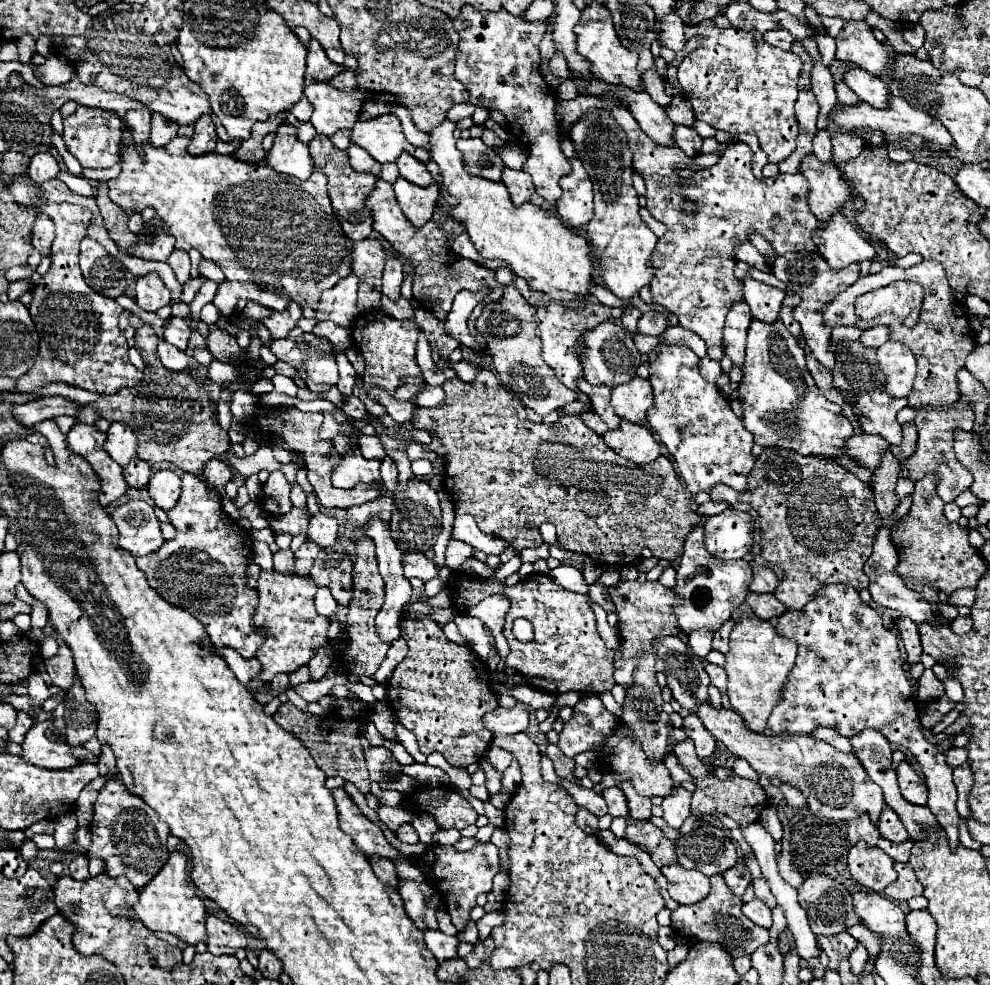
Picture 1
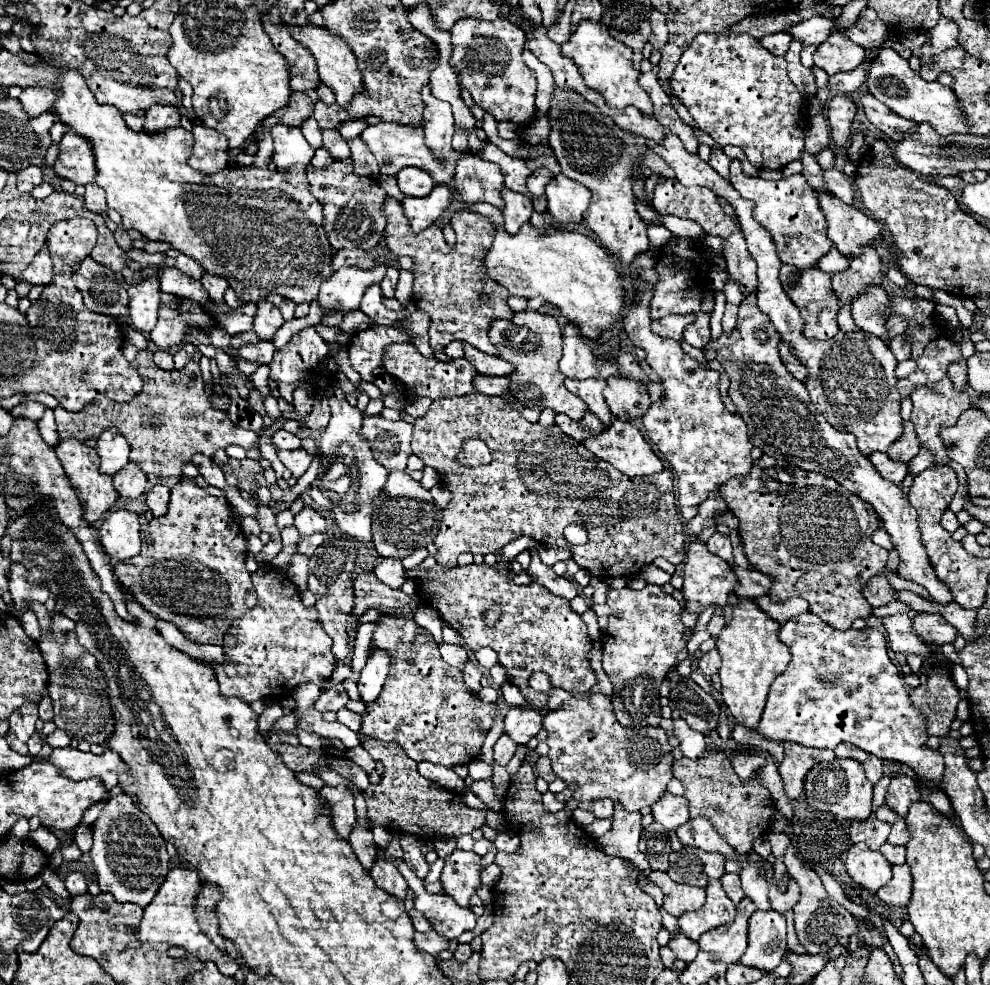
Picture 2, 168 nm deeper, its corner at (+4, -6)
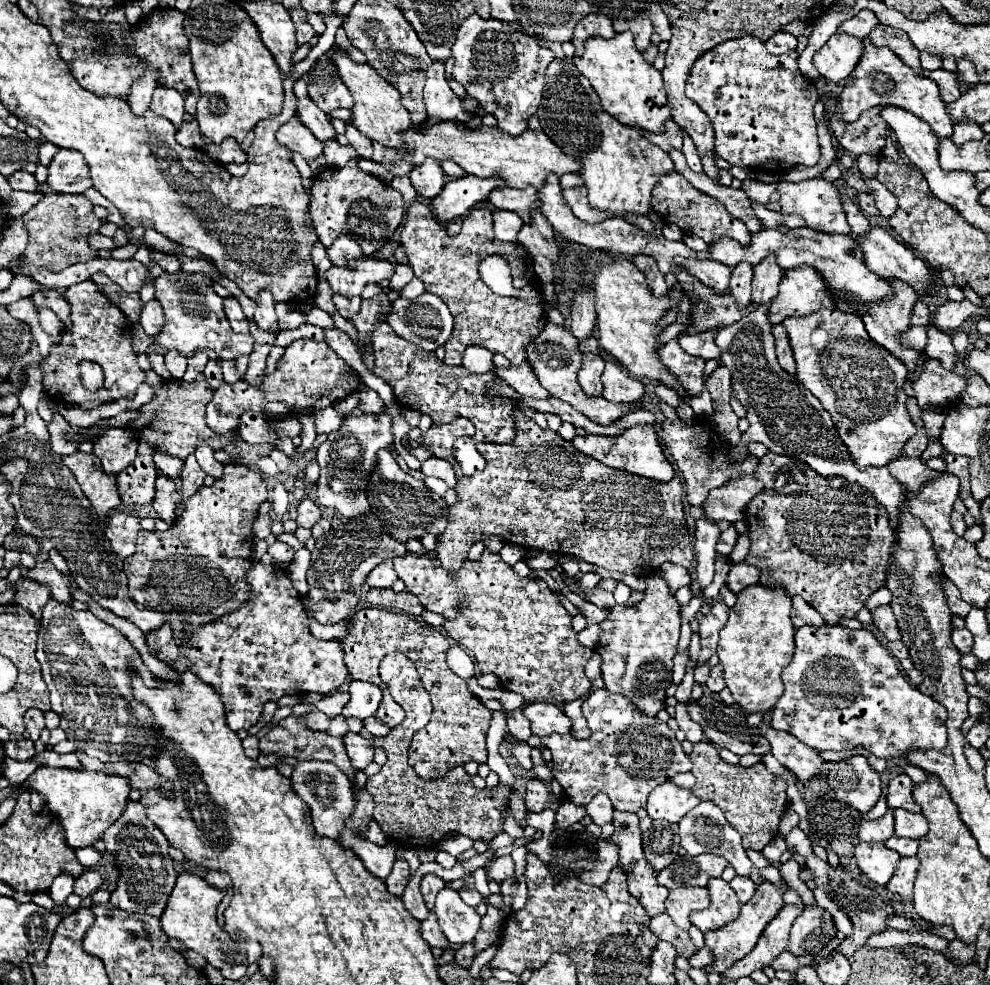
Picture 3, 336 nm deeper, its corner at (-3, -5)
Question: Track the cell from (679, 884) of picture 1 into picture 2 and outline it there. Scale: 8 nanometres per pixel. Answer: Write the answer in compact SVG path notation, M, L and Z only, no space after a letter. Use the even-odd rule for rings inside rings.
M650 872L650 880L662 888L664 908L674 916L680 916L682 912L688 910L700 910L706 900L704 888L694 888L688 884L674 882L666 872Z

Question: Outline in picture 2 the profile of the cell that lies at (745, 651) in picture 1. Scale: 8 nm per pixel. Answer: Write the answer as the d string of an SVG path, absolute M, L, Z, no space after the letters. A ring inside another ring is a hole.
M744 600L734 606L730 624L718 636L718 652L722 656L720 680L722 680L722 700L730 714L746 728L756 728L766 704L766 694L770 684L778 674L782 674L790 664L790 650L778 640L778 628L768 614L760 612L752 600Z

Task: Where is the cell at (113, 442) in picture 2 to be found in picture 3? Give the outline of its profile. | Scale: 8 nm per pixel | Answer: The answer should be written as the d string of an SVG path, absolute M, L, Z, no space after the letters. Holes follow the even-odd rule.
M107 429L93 443L93 455L101 459L105 473L121 473L137 455L137 435L129 429Z

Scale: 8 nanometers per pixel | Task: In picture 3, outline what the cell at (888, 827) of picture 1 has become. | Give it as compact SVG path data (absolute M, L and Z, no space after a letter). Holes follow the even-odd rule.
M895 809L895 835L899 837L911 837L911 839L921 839L927 835L927 819L923 815L915 815L903 809Z

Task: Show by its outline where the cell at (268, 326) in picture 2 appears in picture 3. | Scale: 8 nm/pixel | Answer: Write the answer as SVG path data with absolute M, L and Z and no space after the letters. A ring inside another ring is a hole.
M263 289L257 297L257 311L255 311L255 323L265 331L277 329L277 315L275 315L275 301L267 289Z

